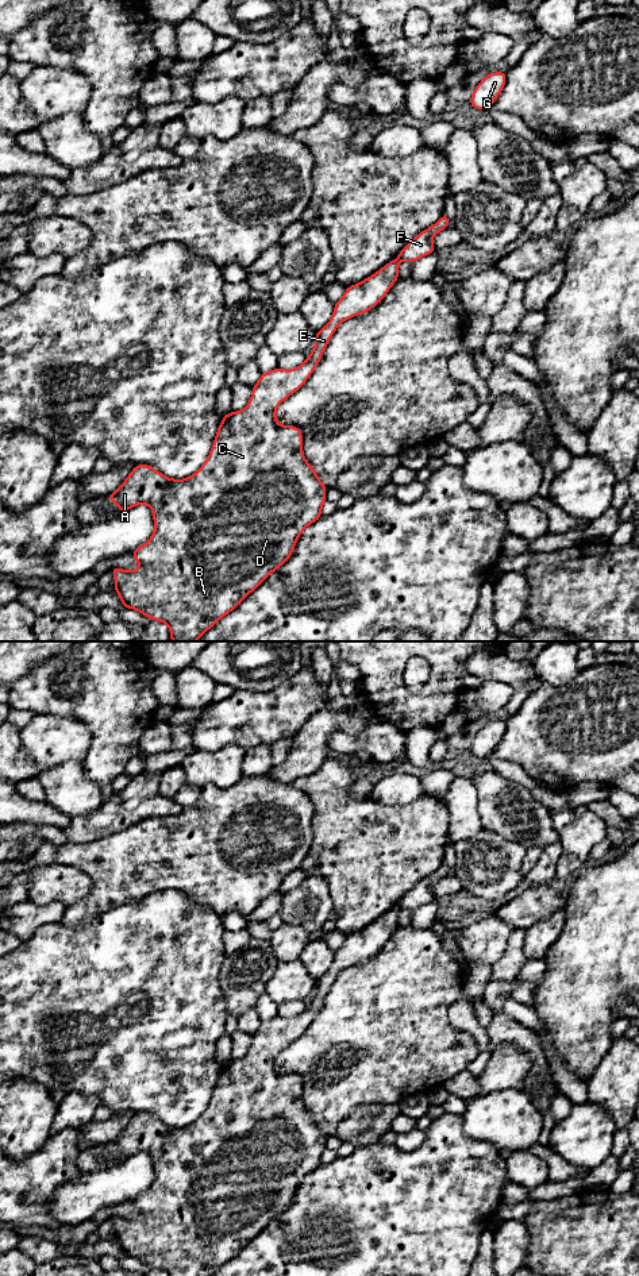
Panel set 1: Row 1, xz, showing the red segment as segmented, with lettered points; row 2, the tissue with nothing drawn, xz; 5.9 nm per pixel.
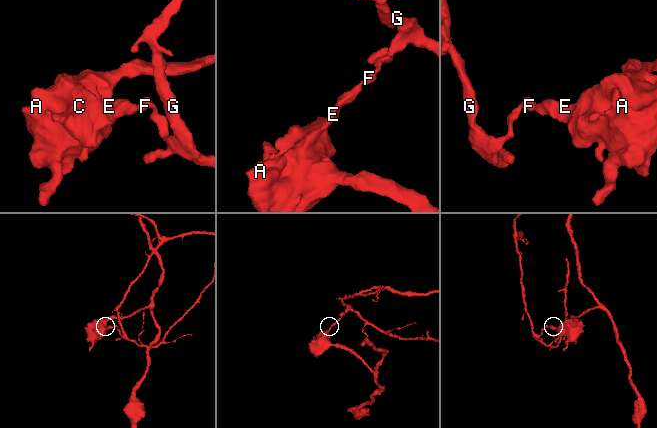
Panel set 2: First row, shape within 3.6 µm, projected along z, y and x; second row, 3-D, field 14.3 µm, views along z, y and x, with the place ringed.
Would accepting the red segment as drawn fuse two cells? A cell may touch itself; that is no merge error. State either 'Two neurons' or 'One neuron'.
Two neurons

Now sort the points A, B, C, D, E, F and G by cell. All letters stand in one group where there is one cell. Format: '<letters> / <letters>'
A B C D E / F G

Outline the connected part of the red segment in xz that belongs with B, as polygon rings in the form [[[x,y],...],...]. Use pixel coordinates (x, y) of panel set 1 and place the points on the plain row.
[[[394,906],[369,926],[346,936],[343,945],[335,951],[332,967],[316,980],[315,996],[304,1011],[293,1018],[277,1015],[261,1022],[259,1029],[251,1034],[253,1042],[247,1055],[223,1064],[212,1098],[195,1122],[185,1127],[172,1127],[151,1114],[138,1113],[122,1133],[107,1144],[122,1161],[146,1152],[151,1156],[154,1167],[153,1184],[130,1200],[138,1208],[139,1217],[109,1218],[115,1225],[113,1238],[124,1256],[135,1257],[169,1276],[212,1276],[290,1206],[301,1180],[322,1165],[327,1134],[304,1106],[301,1079],[295,1073],[280,1073],[276,1057],[311,1025],[338,974],[381,951],[399,928],[399,910],[400,907]]]

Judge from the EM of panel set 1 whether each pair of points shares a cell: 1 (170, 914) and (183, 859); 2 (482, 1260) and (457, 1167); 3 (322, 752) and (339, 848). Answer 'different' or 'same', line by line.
1: different
2: different
3: different

